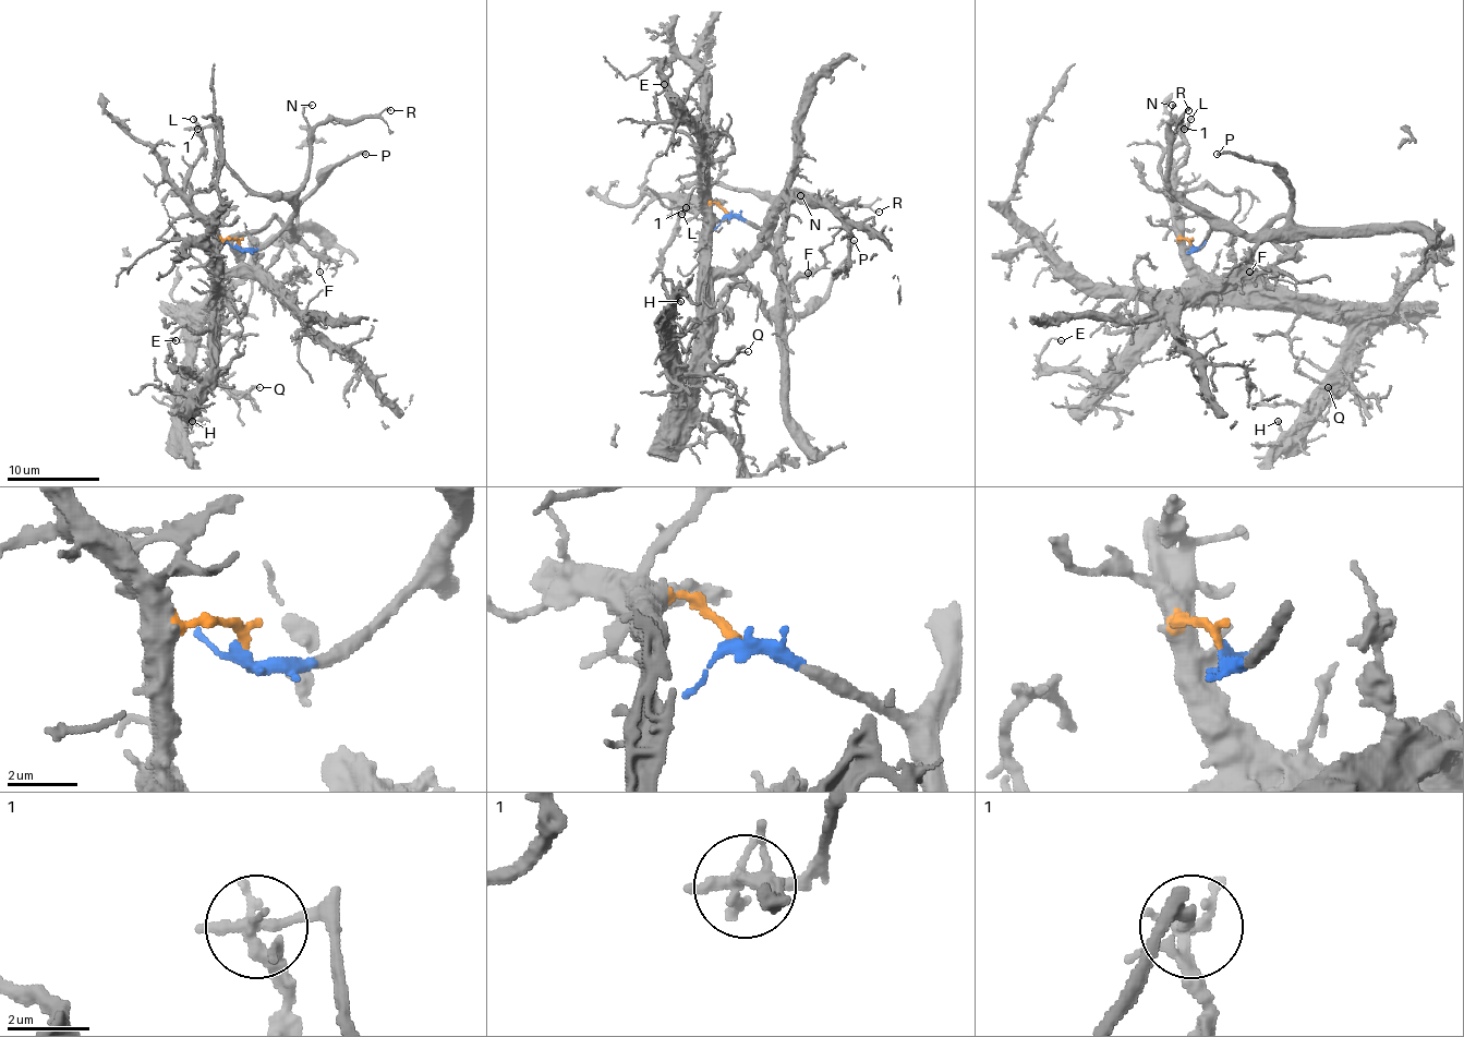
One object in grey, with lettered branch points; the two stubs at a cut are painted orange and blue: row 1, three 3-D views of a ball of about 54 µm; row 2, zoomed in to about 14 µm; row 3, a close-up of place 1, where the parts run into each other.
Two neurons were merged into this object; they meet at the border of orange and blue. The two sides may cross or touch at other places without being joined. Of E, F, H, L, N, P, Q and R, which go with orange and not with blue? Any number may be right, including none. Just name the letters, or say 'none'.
E, H, L, Q

